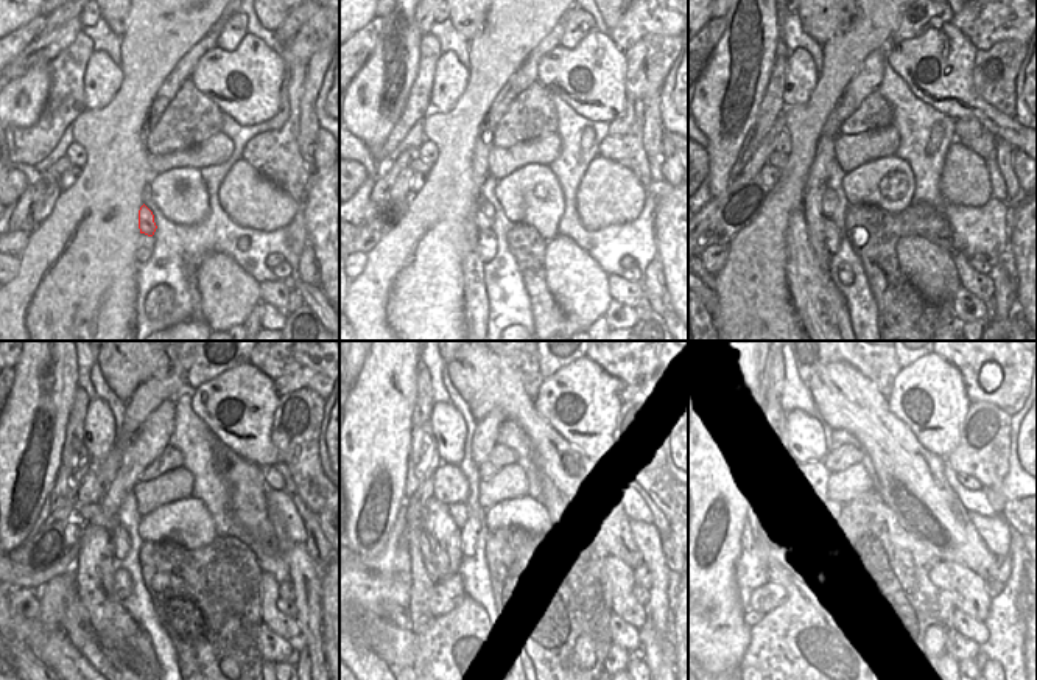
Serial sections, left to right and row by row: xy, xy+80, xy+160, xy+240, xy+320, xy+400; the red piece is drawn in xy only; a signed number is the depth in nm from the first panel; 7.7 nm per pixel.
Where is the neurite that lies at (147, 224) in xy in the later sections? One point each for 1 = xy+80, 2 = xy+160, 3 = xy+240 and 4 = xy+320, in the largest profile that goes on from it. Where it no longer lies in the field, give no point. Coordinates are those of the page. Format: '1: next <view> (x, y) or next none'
1: next xy+80 (485, 212)
2: next xy+160 (830, 198)
3: next xy+240 (122, 542)
4: next xy+320 (469, 534)

